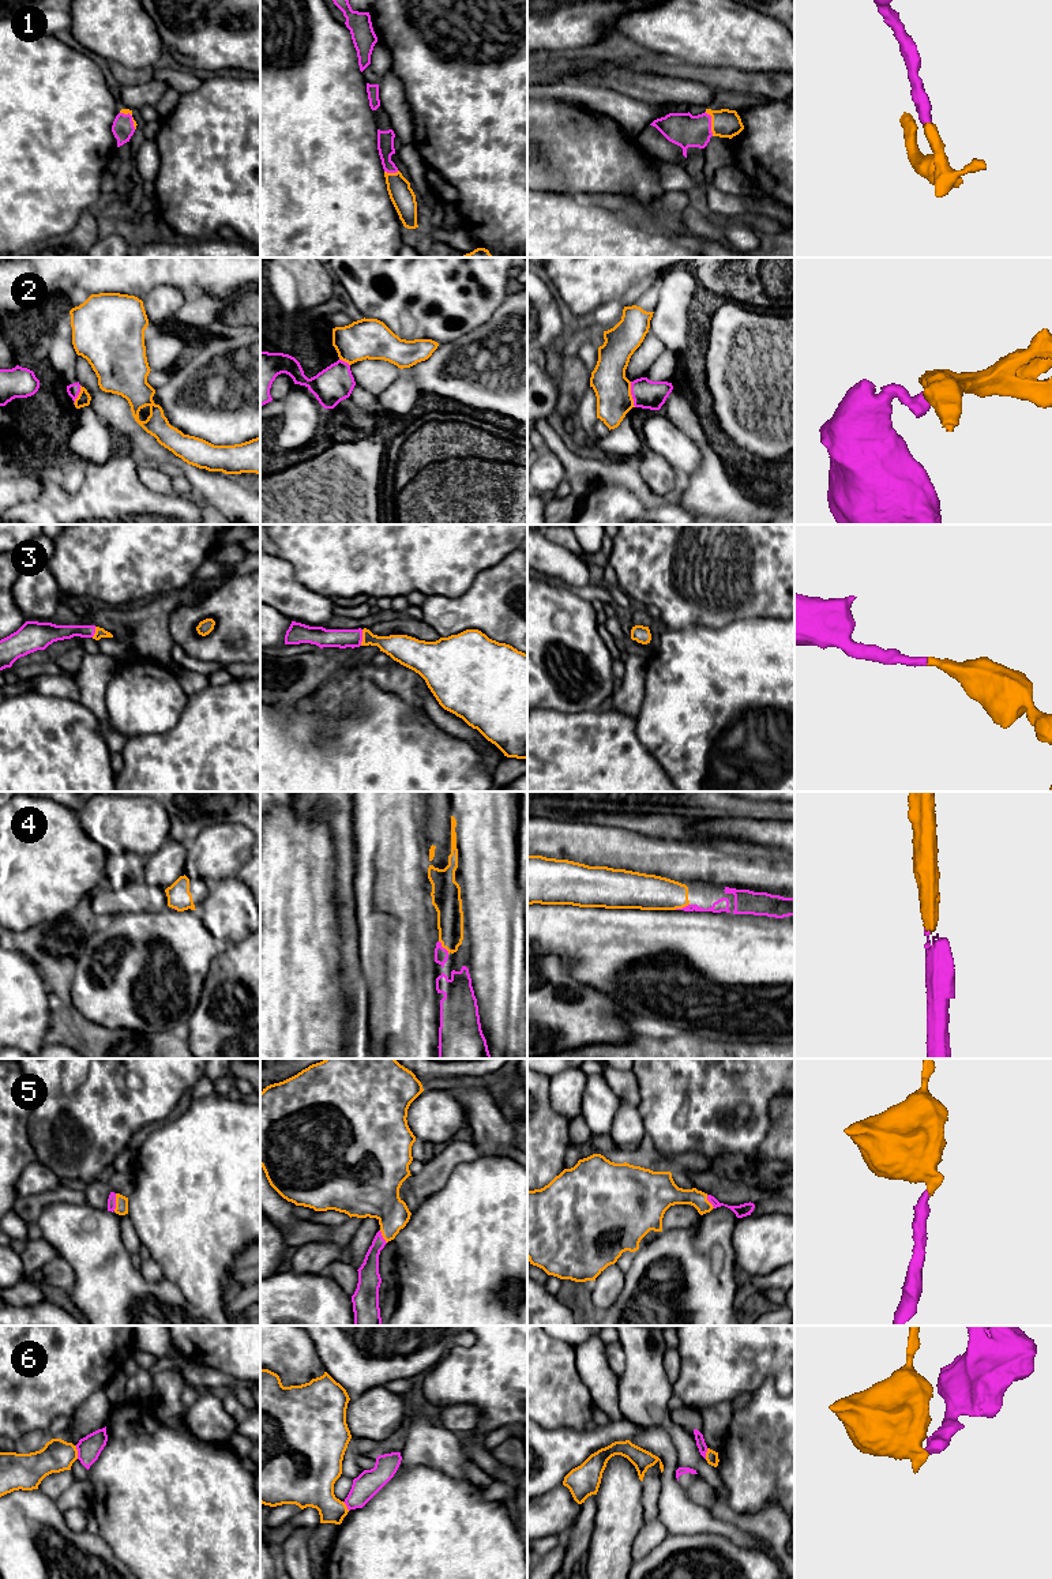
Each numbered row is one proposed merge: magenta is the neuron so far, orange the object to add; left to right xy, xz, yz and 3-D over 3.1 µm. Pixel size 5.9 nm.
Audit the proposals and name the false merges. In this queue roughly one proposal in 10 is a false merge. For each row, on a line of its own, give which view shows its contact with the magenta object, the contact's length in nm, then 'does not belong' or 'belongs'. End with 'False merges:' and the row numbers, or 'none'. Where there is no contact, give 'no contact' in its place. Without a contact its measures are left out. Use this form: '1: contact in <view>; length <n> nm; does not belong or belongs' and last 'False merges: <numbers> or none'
1: contact in yz; length 150 nm; belongs
2: contact in yz; length 160 nm; does not belong
3: contact in xz; length 100 nm; belongs
4: contact in xz; length 100 nm; belongs
5: contact in xy; length 110 nm; belongs
6: contact in xy; length 80 nm; does not belong
False merges: 2, 6

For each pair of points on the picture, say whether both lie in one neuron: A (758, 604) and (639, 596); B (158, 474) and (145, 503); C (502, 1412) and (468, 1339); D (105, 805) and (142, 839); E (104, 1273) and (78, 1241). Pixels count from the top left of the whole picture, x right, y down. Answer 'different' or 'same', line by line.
A: same
B: different
C: different
D: same
E: same

